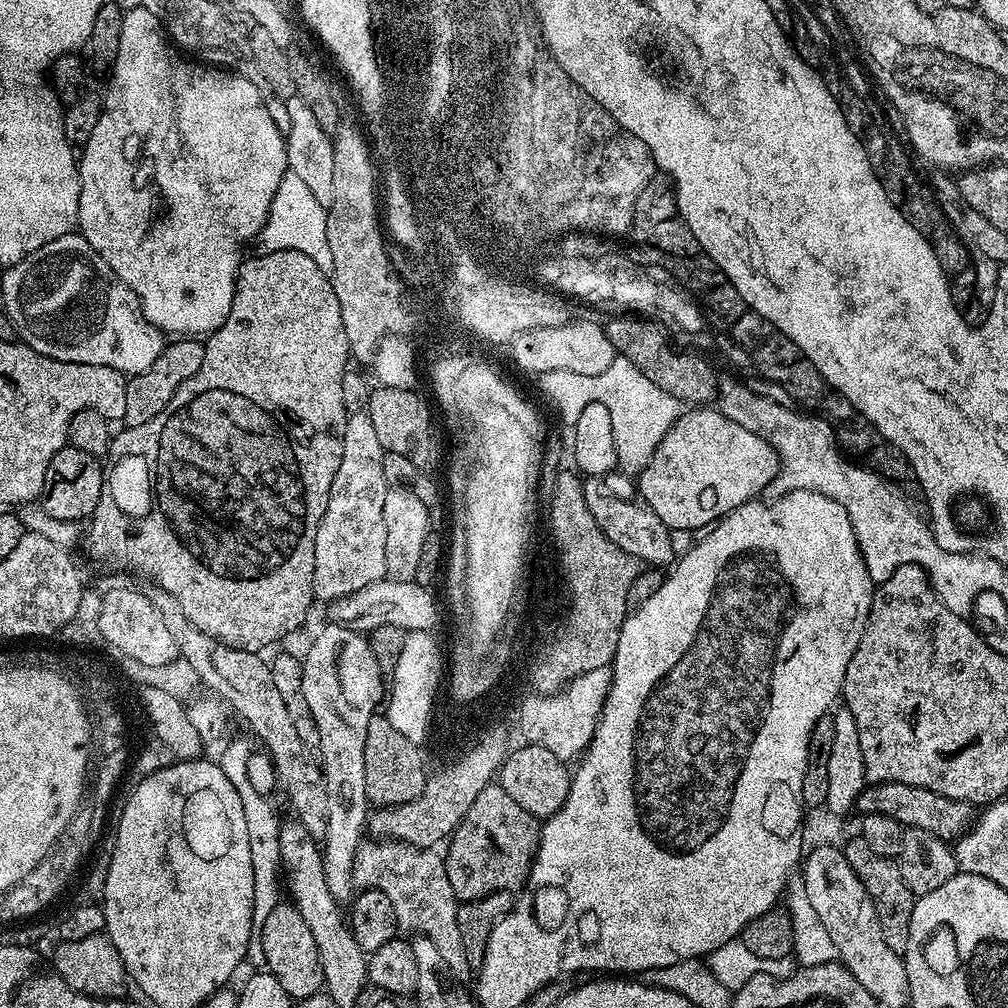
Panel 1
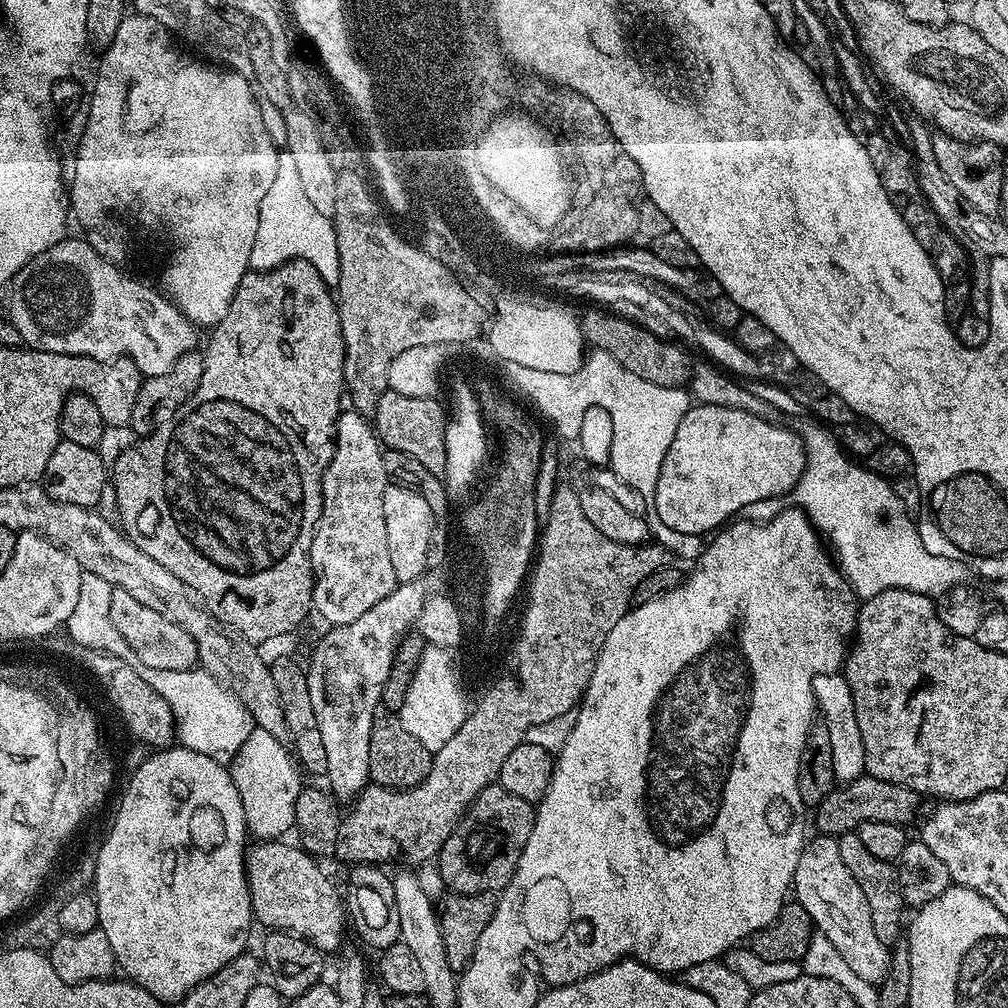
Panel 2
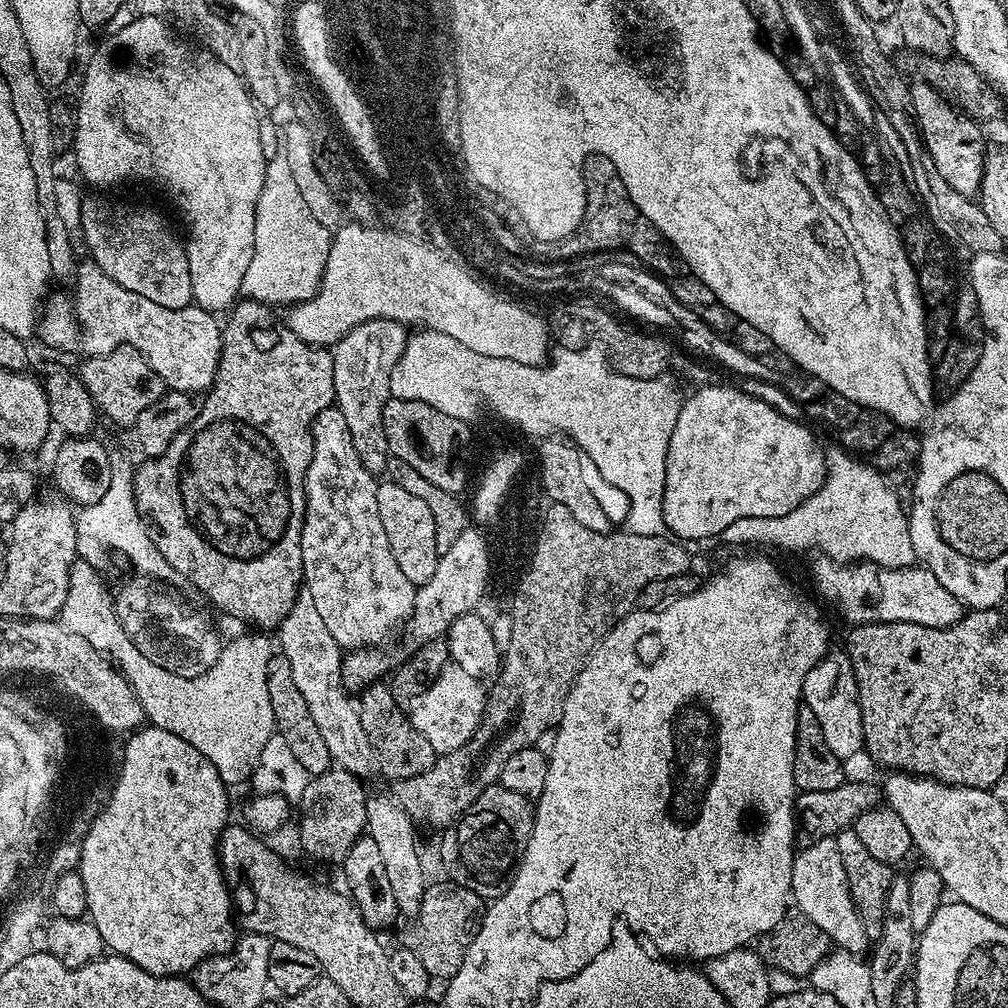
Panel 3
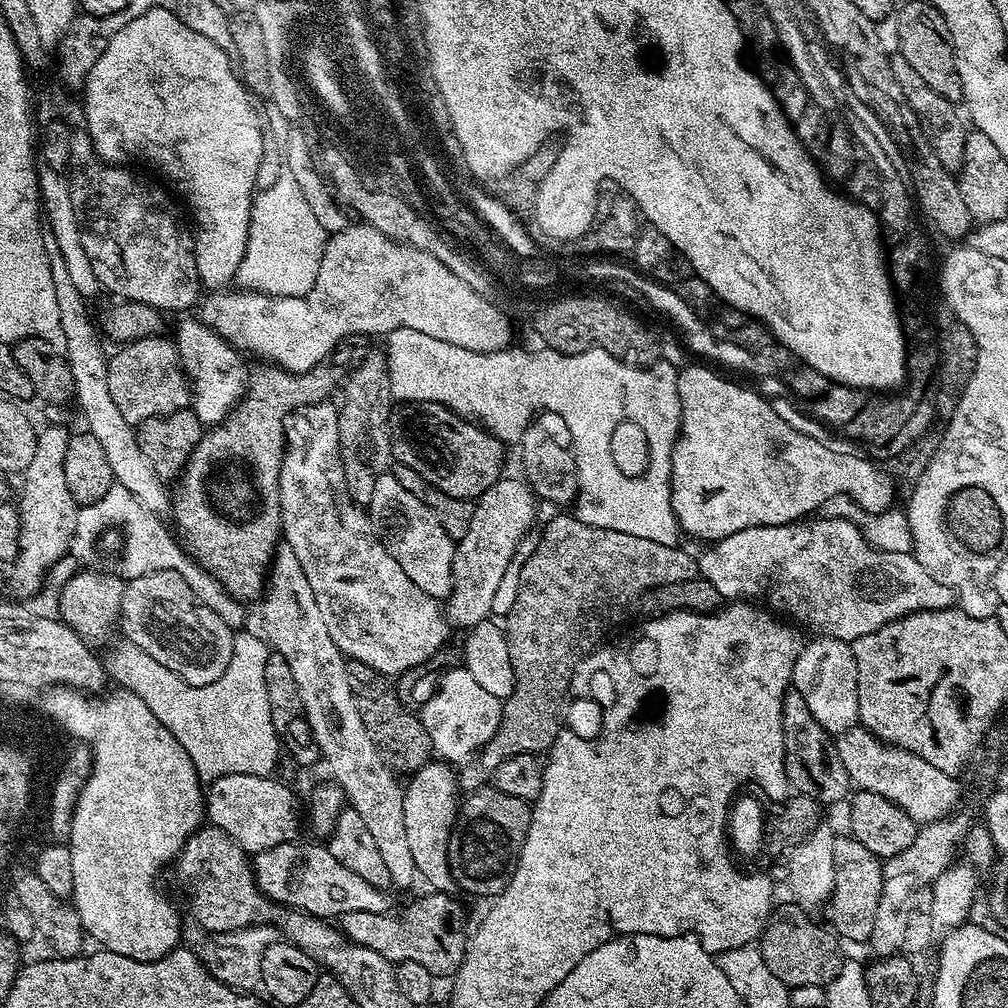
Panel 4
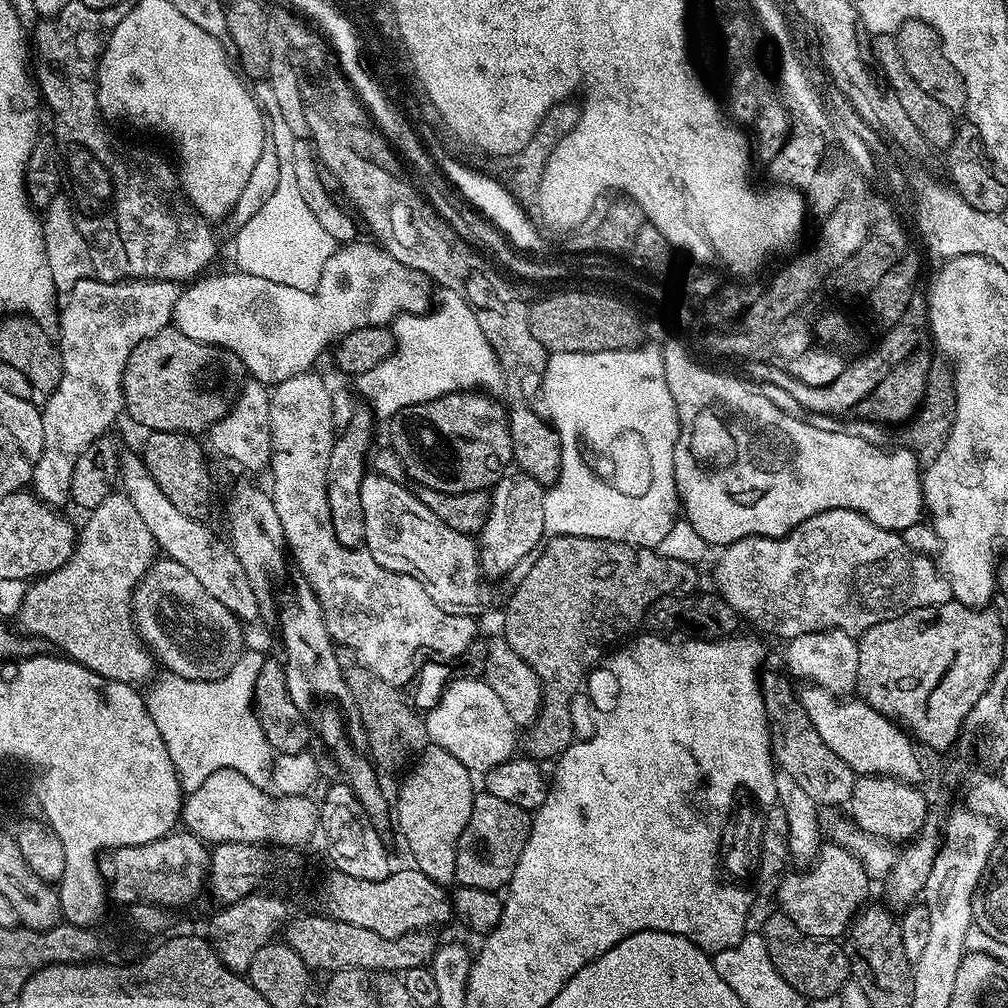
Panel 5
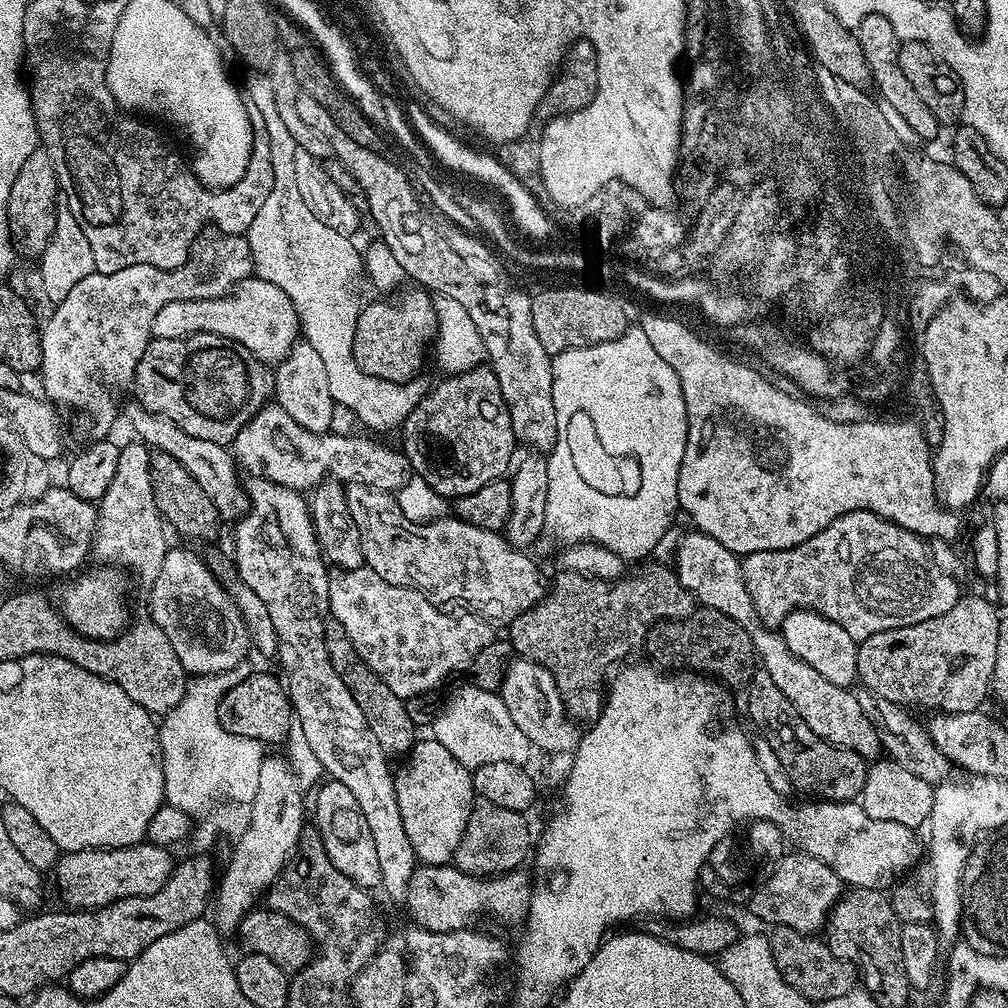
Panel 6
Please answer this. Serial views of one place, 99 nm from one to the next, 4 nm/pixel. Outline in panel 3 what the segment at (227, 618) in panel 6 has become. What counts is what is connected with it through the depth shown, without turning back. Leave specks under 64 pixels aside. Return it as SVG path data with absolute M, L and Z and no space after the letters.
M134 578L129 584L124 584L120 588L120 593L115 593L115 607L118 616L118 622L122 624L122 629L129 636L130 642L134 644L151 662L158 666L170 670L170 674L178 674L182 678L198 678L210 670L220 660L222 651L222 640L220 636L199 616L196 612L191 612L188 608L183 608L170 593L167 587L157 586L144 578Z

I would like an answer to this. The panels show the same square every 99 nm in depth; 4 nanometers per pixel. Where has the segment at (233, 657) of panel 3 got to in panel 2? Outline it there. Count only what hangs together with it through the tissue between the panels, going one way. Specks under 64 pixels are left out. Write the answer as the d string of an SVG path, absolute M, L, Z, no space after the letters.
M199 666L168 670L168 680L164 680L164 670L156 672L156 676L160 676L160 691L157 694L166 702L176 722L176 740L183 747L198 750L198 754L206 754L206 758L214 758L218 764L227 765L233 761L254 725L252 715L232 693L232 689L218 683Z

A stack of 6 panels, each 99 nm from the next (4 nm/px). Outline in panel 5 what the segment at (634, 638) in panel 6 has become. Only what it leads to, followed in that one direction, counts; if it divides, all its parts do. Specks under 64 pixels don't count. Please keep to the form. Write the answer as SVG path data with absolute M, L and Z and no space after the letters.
M554 536L539 549L539 554L540 557L532 560L526 578L515 585L516 593L508 600L502 637L540 679L542 703L535 722L527 725L525 732L528 733L525 736L523 733L523 751L525 748L528 751L525 753L537 762L552 762L573 743L572 699L579 688L581 691L589 669L599 664L613 645L623 641L623 636L631 628L641 627L645 612L655 600L663 596L695 593L700 576L694 565L676 556L663 556L656 548L635 548L633 544L610 542L602 538Z

